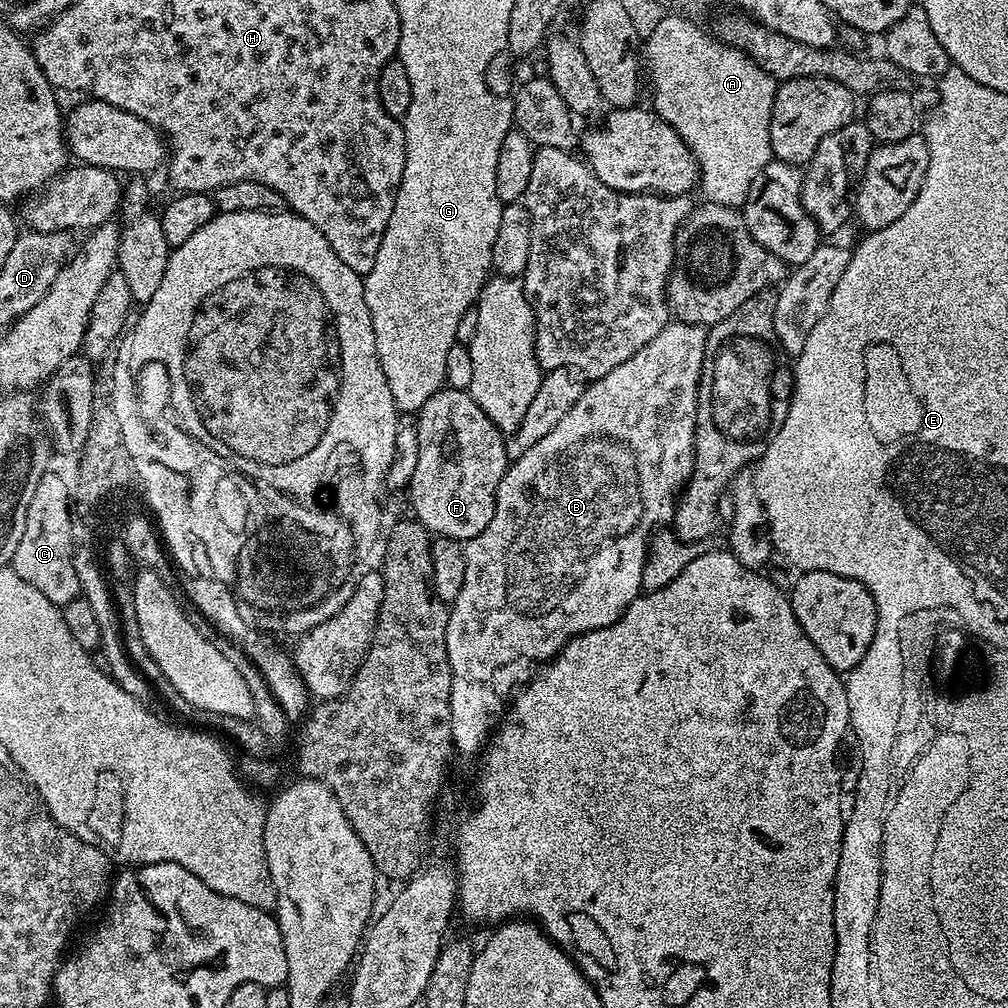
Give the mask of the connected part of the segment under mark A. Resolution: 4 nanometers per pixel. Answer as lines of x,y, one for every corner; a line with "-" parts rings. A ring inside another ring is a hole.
664,14
653,26
648,41
645,44
643,41
642,64
646,69
647,83
648,80
652,83
650,104
694,154
700,167
698,188
704,191
703,199
710,204
740,210
746,202
746,194
750,194
750,182
754,182
754,178
758,178
758,170
774,158
770,146
770,114
778,84
745,52
731,48
707,31
704,33
694,21
684,16
687,15

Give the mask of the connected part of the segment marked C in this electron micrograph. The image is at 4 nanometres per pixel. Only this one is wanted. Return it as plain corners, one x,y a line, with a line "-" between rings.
55,470
45,472
38,486
34,486
34,498
30,498
30,506
26,510
26,526
10,567
18,578
22,578
22,582
30,582
38,594
57,606
69,604
80,596
80,583
78,574
74,574
72,557
72,520
74,513
69,507
63,475

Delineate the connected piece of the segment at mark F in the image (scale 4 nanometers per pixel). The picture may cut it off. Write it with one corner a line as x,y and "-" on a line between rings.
446,386
418,413
418,452
410,476
413,515
431,535
467,542
490,524
496,492
509,466
507,441
466,390

